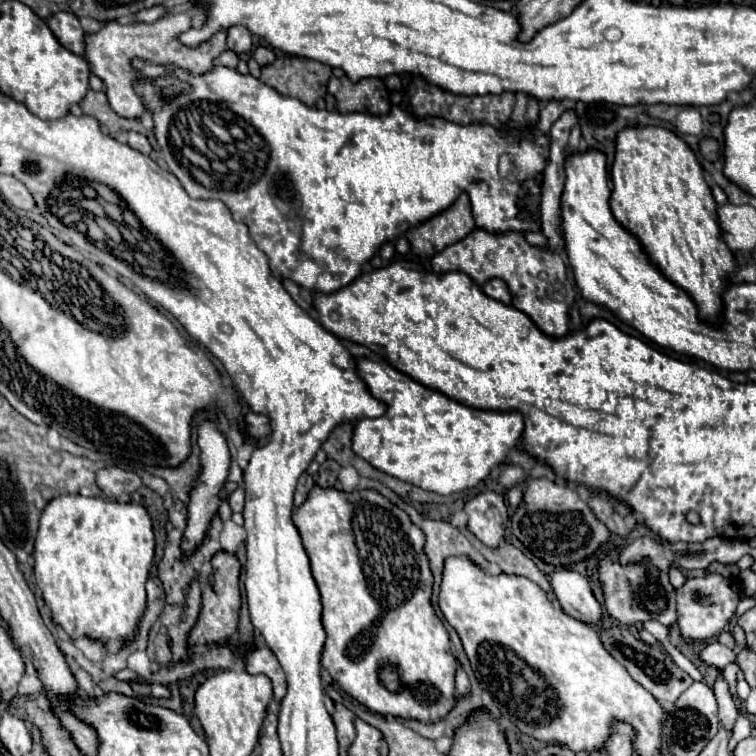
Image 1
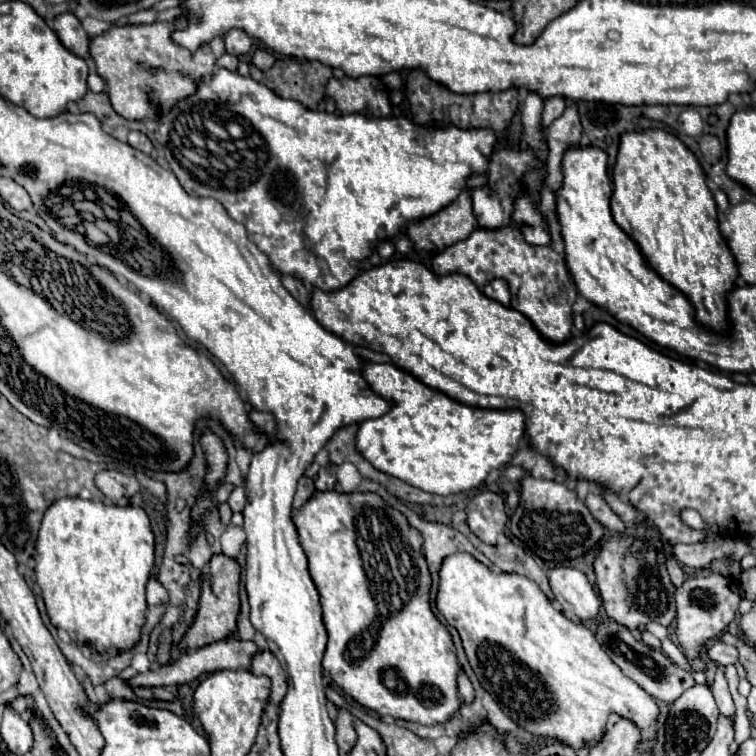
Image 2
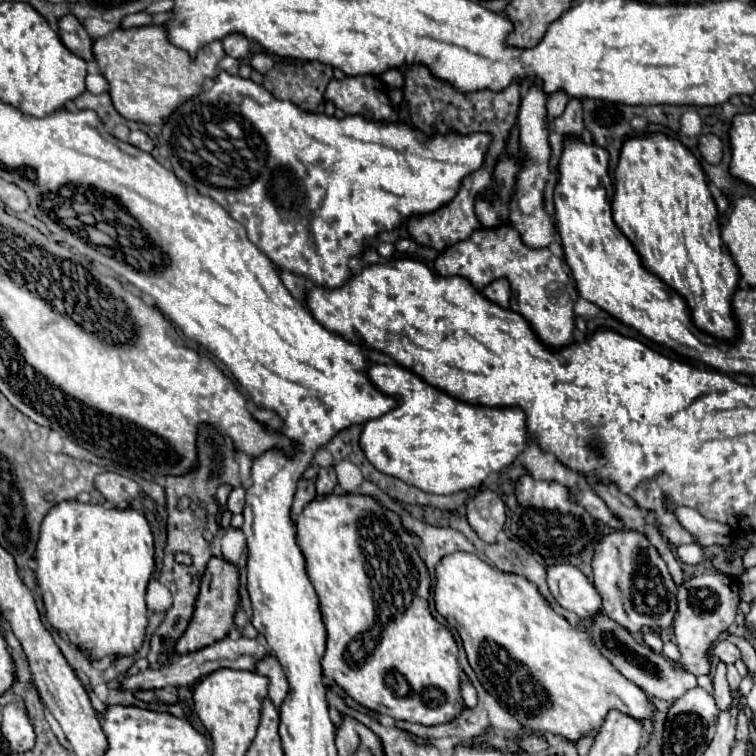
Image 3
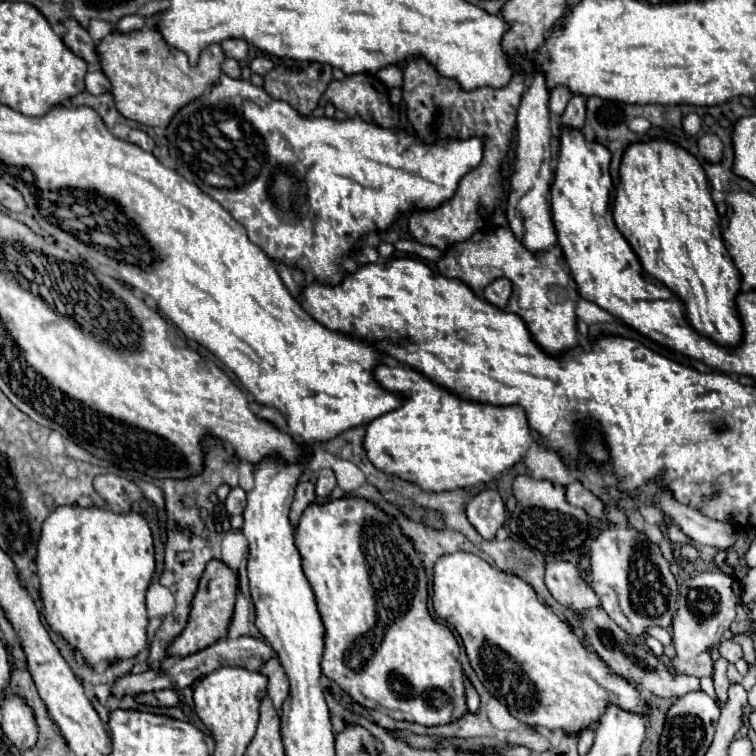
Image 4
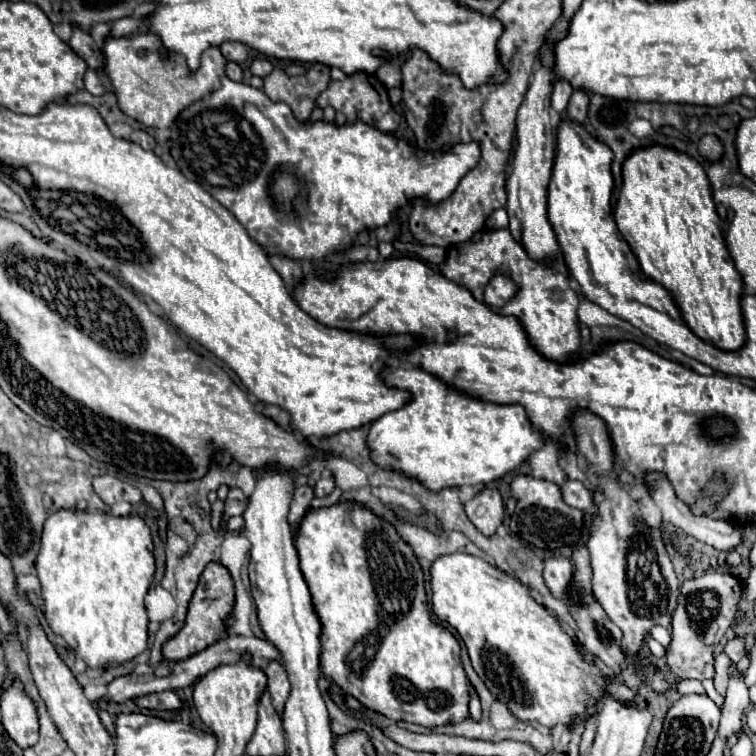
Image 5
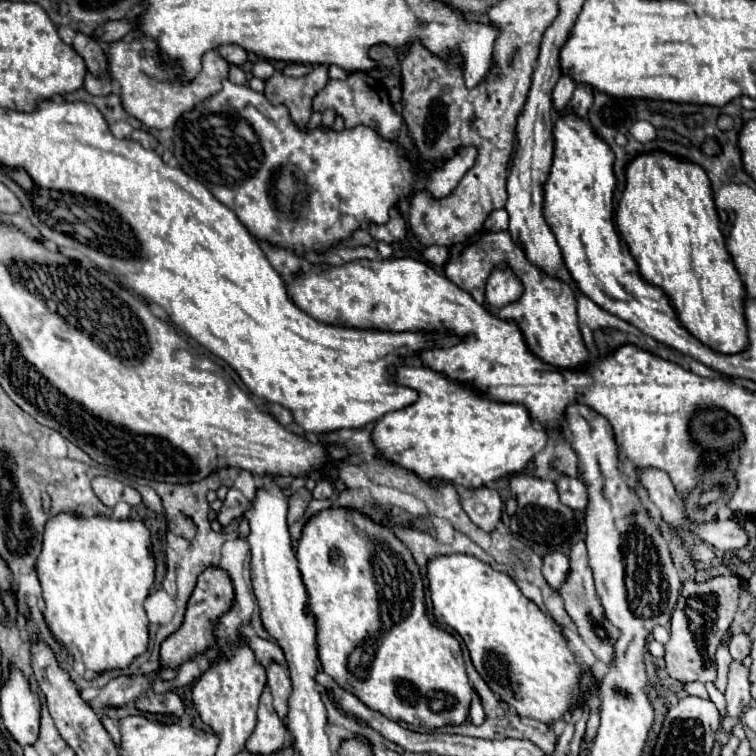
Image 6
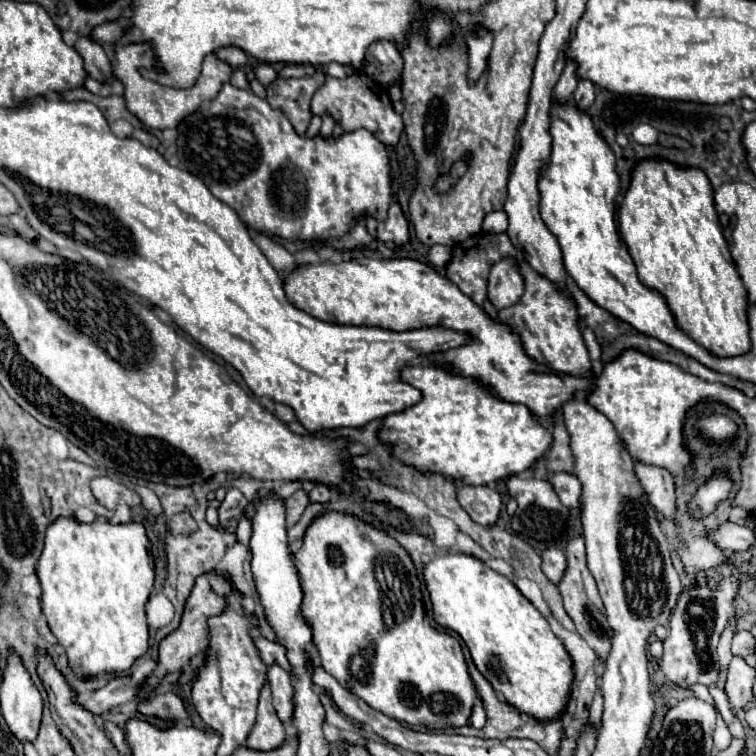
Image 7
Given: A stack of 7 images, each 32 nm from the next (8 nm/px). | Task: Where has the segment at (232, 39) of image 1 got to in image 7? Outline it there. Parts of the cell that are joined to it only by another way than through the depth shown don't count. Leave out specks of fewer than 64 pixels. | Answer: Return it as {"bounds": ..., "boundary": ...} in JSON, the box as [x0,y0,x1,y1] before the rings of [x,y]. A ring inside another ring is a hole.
{"bounds":[216,46,246,68],"boundary":[[[224,46],[224,48],[220,48],[220,50],[216,52],[216,56],[218,56],[220,60],[228,62],[232,68],[240,68],[240,66],[246,64],[246,54],[244,54],[240,48],[236,48],[236,46]]]}

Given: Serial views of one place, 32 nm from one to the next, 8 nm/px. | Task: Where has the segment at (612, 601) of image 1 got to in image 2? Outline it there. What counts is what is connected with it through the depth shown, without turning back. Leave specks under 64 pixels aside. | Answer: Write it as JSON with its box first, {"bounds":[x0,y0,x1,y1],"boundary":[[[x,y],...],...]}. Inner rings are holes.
{"bounds":[594,536,676,630],"boundary":[[[612,536],[602,542],[600,554],[594,562],[596,584],[602,594],[602,604],[606,614],[618,624],[636,630],[646,622],[660,622],[670,626],[676,618],[676,602],[674,602],[674,586],[668,578],[664,566],[656,564],[654,554],[640,552],[638,556],[628,556],[626,550],[632,546],[632,536]]]}

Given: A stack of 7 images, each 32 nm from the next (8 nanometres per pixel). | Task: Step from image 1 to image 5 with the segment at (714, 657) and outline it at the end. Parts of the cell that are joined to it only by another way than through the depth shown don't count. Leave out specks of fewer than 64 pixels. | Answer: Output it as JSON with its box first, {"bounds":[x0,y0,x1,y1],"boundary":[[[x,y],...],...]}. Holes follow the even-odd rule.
{"bounds":[722,638,746,664],"boundary":[[[732,638],[732,640],[728,640],[726,644],[724,644],[724,648],[722,648],[722,652],[736,664],[740,658],[744,658],[746,656],[746,650],[744,650],[744,642],[740,640],[740,638]]]}

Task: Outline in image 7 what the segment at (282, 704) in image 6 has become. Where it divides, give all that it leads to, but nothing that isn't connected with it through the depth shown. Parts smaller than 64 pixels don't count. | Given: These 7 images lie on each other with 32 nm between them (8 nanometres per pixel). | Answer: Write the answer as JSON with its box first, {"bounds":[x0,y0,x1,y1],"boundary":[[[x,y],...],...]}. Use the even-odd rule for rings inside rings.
{"bounds":[268,664,294,724],"boundary":[[[272,664],[268,668],[268,684],[272,688],[272,704],[274,704],[276,712],[278,712],[278,718],[284,724],[288,724],[290,722],[290,712],[292,712],[290,696],[294,692],[292,690],[292,676],[284,668]]]}

